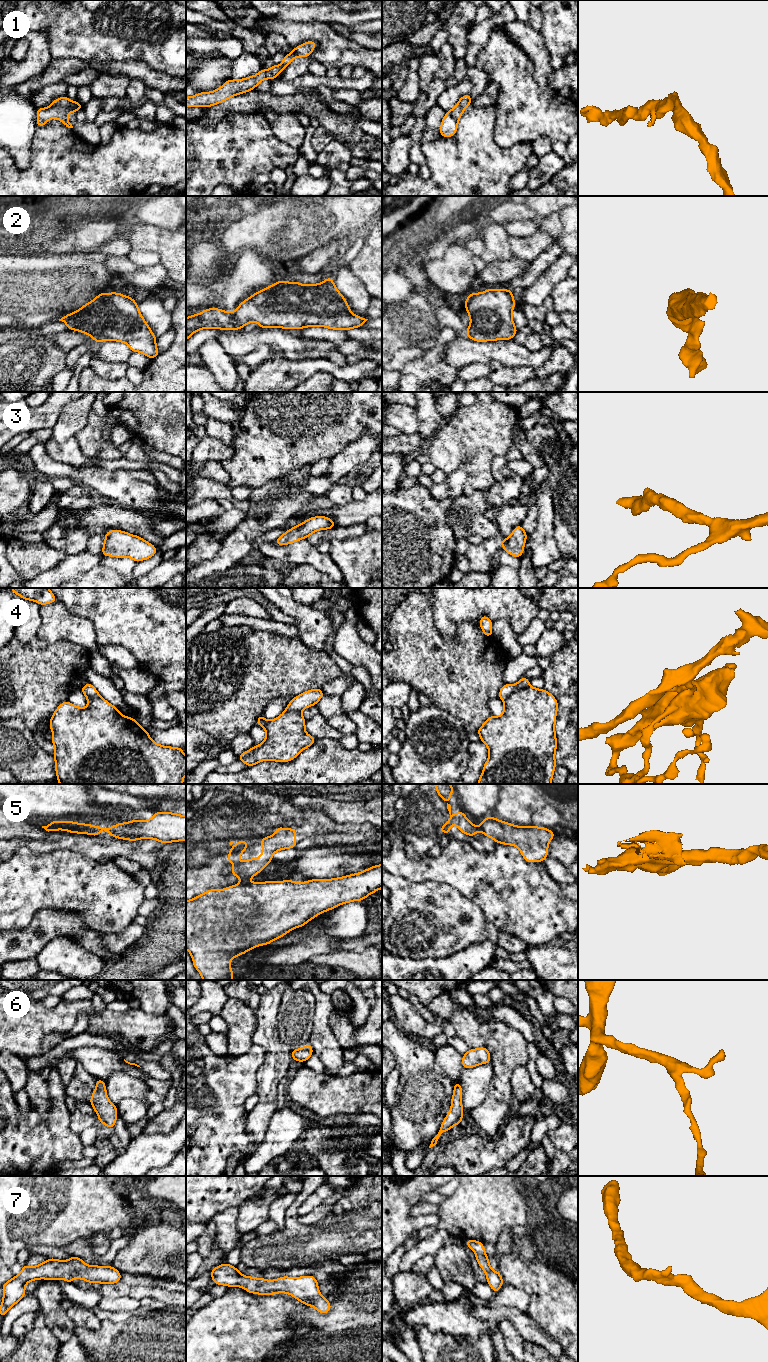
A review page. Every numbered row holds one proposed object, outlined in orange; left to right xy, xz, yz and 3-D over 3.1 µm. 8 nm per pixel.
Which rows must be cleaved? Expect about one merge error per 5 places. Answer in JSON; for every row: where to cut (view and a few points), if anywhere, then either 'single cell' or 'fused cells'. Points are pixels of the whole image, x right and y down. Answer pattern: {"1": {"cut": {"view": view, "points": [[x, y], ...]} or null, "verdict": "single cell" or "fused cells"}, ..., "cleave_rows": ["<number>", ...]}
{"1": {"cut": null, "verdict": "single cell"}, "2": {"cut": null, "verdict": "single cell"}, "3": {"cut": null, "verdict": "single cell"}, "4": {"cut": null, "verdict": "single cell"}, "5": {"cut": {"view": "xz", "points": [[245, 880], [242, 883]]}, "verdict": "fused cells"}, "6": {"cut": null, "verdict": "single cell"}, "7": {"cut": null, "verdict": "single cell"}, "cleave_rows": ["5"]}

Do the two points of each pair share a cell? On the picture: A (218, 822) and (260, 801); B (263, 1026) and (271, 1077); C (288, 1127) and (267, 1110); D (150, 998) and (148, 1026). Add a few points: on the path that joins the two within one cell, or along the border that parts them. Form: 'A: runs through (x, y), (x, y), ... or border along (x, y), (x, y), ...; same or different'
A: border along (241, 795), (263, 808), (273, 818); different
B: runs through (269, 1039), (272, 1044), (272, 1064); same
C: border along (276, 1109), (264, 1136); different
D: border along (139, 1007), (149, 1013), (162, 1014), (166, 1012); different

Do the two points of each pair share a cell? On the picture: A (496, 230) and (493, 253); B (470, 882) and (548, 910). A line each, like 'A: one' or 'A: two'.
A: one
B: one

